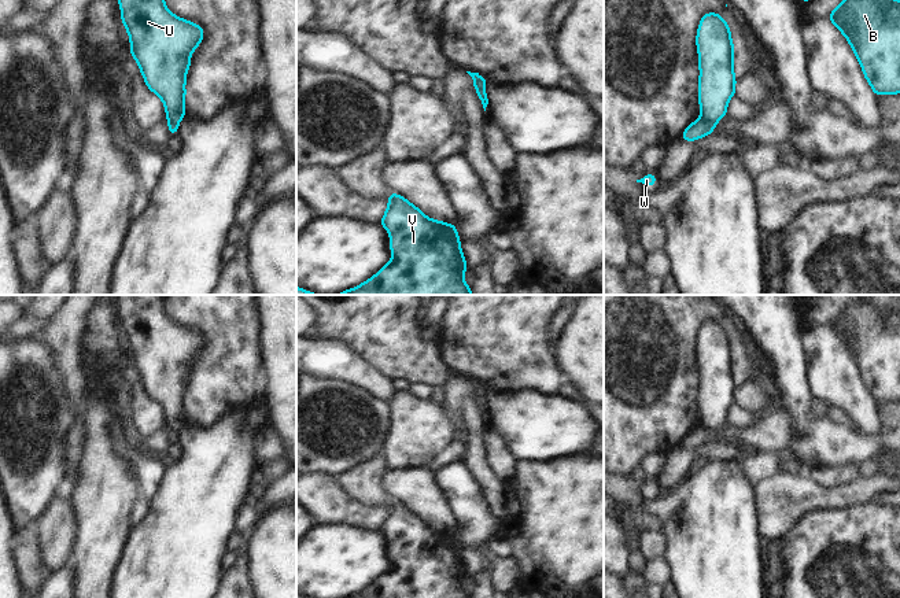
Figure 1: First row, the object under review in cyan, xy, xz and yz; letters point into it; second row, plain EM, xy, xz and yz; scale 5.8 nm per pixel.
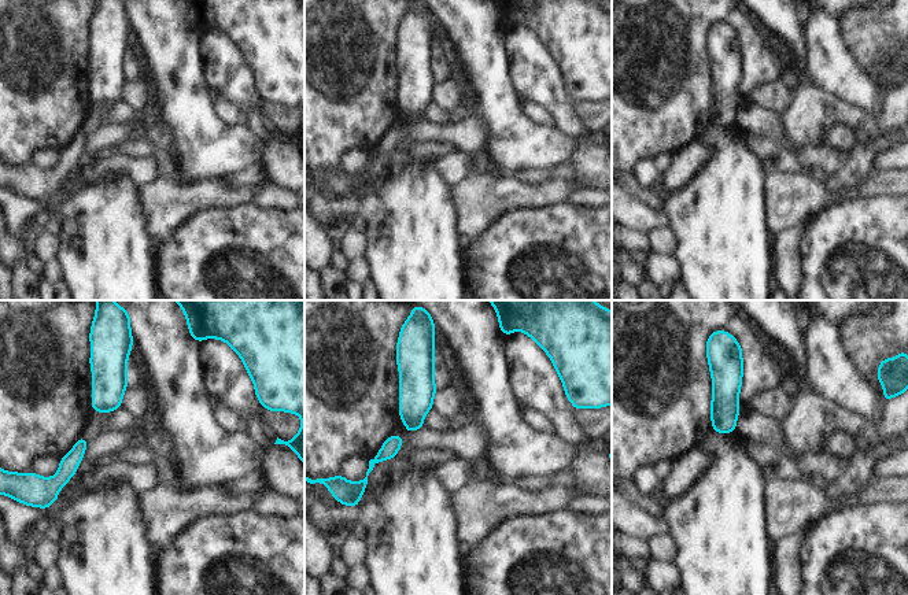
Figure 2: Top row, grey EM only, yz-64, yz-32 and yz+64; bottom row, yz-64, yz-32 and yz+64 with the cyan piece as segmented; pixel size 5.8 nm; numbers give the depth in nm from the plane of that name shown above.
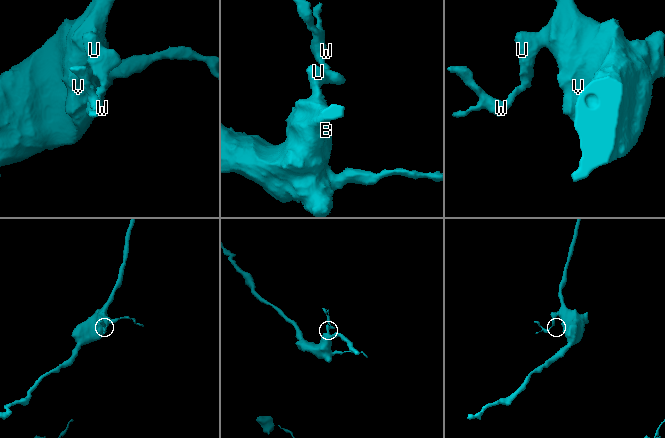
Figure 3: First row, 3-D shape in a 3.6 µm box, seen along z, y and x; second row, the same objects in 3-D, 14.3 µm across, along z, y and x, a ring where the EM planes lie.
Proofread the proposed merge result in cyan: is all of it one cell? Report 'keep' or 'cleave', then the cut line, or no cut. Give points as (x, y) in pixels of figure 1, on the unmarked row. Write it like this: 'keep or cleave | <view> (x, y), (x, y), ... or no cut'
cleave | yz (700, 425), (712, 434)

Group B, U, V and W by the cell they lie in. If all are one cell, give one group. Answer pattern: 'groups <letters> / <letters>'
groups B U V / W

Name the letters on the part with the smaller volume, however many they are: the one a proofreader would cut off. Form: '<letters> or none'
W

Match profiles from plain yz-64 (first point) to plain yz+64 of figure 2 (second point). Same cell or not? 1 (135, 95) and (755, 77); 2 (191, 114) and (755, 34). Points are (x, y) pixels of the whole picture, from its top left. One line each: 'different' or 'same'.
1: different
2: different

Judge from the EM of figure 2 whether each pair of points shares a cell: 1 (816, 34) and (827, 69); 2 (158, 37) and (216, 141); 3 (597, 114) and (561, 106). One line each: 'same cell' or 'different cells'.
1: same cell
2: same cell
3: different cells

